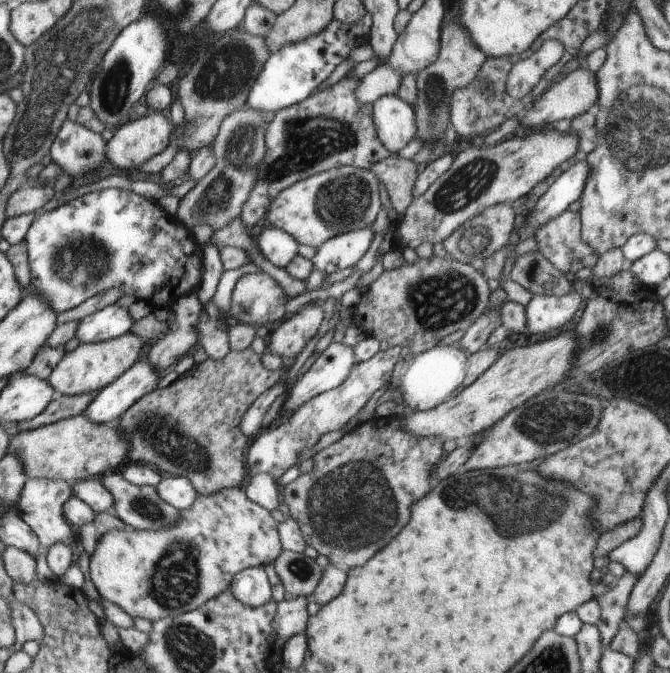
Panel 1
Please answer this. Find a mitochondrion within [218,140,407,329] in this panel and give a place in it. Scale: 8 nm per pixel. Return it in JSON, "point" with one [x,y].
{"point":[339,203]}

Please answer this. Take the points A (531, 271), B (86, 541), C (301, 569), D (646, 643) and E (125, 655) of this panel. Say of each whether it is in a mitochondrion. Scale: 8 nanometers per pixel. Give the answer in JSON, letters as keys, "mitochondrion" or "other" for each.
{"A":"other","B":"other","C":"mitochondrion","D":"other","E":"other"}

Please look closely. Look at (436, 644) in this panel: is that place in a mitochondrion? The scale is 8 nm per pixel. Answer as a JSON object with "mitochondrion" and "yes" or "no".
{"mitochondrion":"no"}

